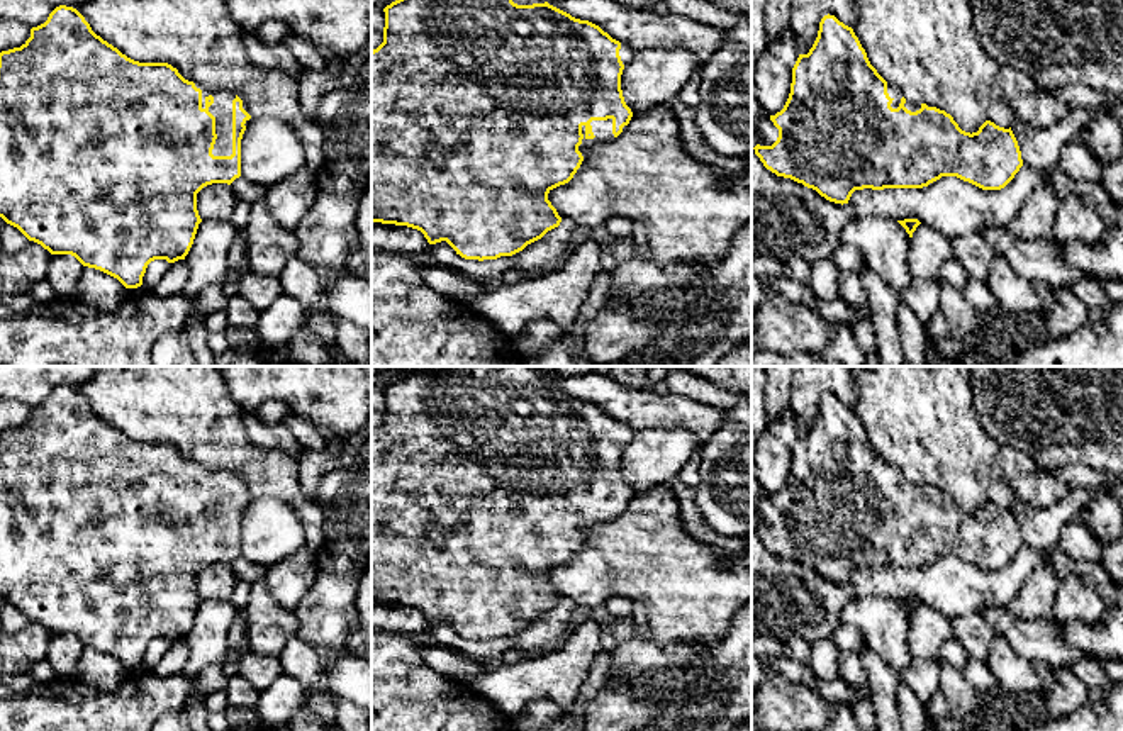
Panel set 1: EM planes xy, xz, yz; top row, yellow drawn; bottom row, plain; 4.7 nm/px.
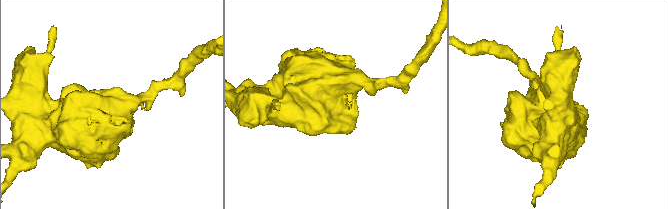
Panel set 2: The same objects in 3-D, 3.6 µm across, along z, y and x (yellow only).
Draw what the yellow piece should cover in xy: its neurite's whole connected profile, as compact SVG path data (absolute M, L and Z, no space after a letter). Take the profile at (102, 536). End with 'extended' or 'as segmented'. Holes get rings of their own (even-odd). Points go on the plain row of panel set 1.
M59 385L44 404L31 409L31 417L20 427L0 432L0 597L51 634L71 634L83 646L117 658L126 668L137 668L142 665L151 641L185 639L202 602L197 590L197 573L207 565L231 565L241 556L241 519L249 502L248 487L234 472L210 472L185 460L168 443L134 441L97 416L76 388Z | extended

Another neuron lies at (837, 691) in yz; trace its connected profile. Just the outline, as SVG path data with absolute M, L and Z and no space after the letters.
M816 678L816 687L813 689L828 702L846 702L853 697L855 687L845 684L843 680L823 680Z

